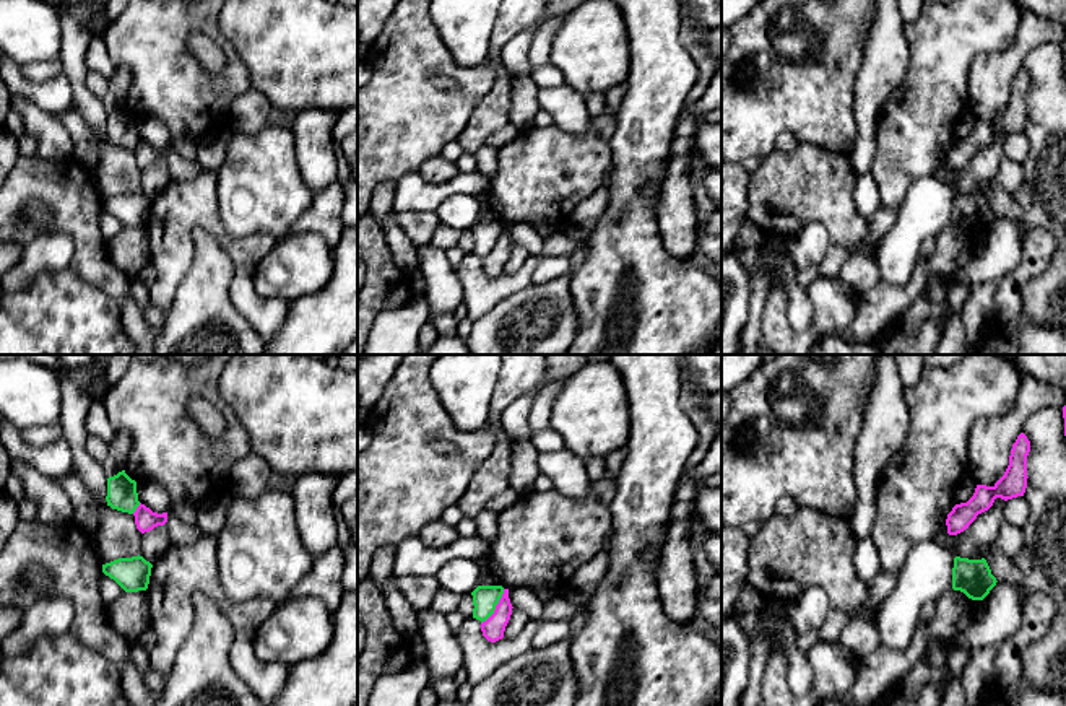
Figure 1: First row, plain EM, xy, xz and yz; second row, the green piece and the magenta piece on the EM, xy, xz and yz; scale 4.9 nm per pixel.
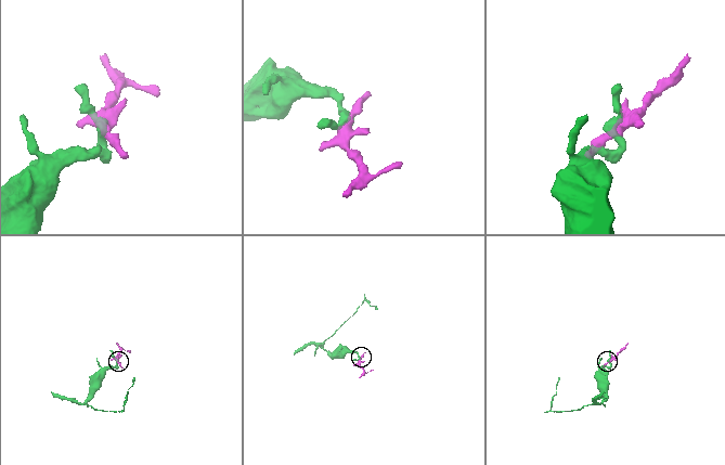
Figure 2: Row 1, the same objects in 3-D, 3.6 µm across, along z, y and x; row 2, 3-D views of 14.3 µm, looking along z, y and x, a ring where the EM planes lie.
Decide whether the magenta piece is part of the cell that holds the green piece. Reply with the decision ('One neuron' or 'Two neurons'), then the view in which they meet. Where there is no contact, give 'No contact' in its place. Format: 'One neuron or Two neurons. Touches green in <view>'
Two neurons. Touches green in xz

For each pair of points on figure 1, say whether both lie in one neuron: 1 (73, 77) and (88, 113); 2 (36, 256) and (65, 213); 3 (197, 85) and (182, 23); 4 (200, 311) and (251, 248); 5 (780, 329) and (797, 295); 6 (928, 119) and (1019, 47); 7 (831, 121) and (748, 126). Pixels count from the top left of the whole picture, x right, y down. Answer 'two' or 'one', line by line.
1: one
2: two
3: one
4: two
5: two
6: two
7: one

